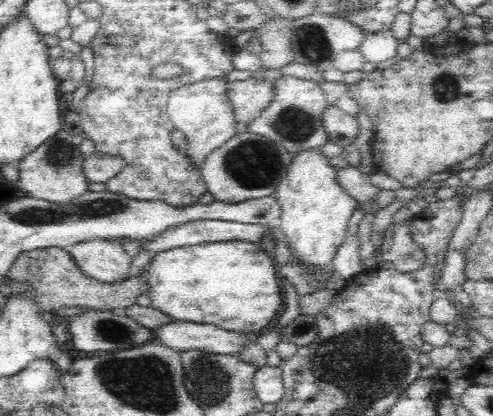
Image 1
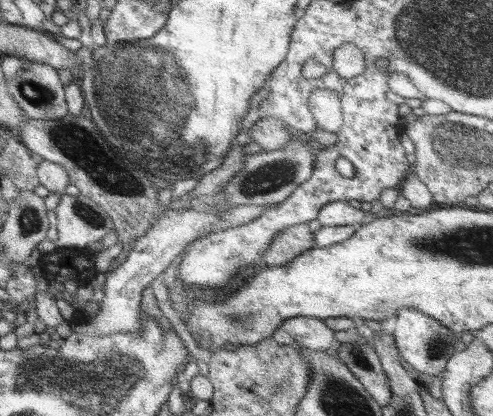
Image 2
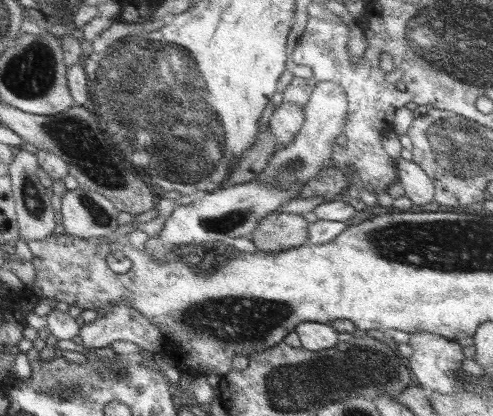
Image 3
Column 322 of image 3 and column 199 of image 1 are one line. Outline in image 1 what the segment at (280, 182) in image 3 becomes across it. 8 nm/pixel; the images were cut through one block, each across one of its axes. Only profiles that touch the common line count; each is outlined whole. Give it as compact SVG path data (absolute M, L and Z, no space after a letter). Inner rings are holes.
M226 78L208 80L208 82L196 82L190 86L182 86L170 94L168 102L168 116L172 120L174 130L180 130L186 136L186 156L188 160L200 170L204 160L224 146L232 136L236 136L236 118L234 118L234 106L230 98L226 96L230 82Z

